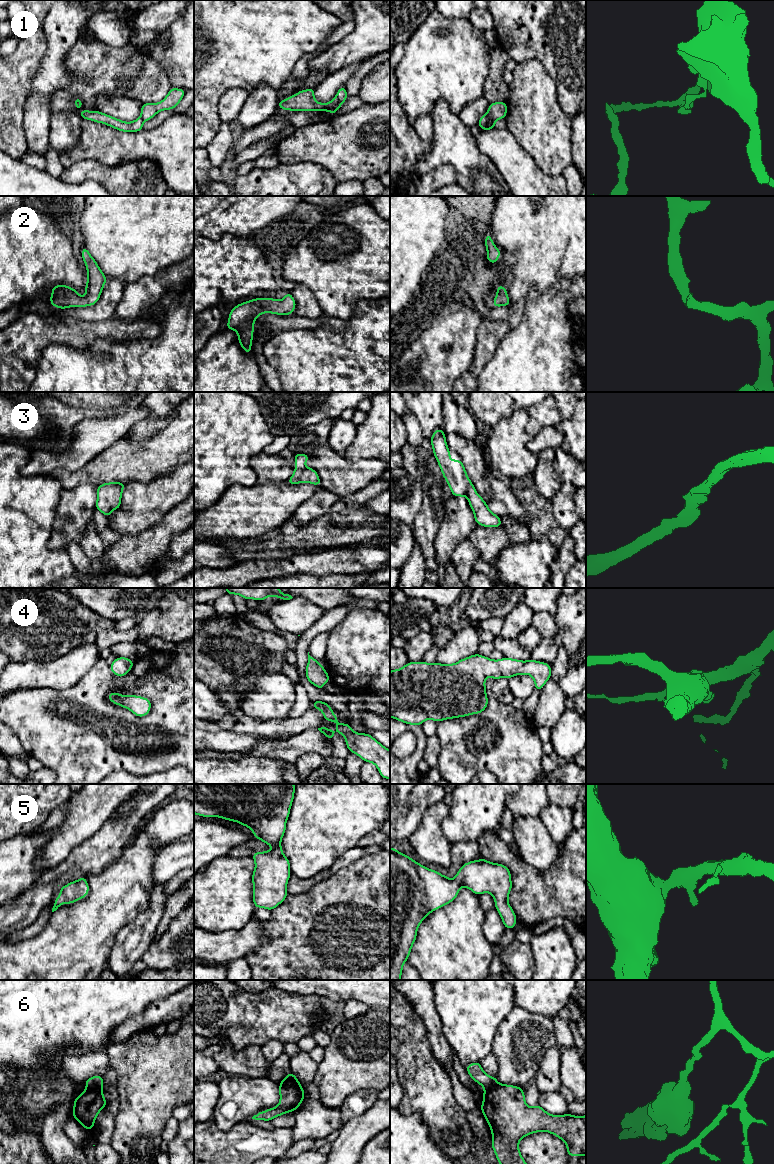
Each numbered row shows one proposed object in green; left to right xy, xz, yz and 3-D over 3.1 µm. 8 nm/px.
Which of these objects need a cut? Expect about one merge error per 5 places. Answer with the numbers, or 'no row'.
1, 6

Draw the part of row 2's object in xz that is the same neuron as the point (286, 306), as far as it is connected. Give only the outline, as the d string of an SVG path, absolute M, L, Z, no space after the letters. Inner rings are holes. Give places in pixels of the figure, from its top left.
M290 292L282 300L273 298L255 298L236 305L229 312L227 329L238 333L238 341L246 352L252 351L254 321L260 314L272 313L277 315L291 315L296 307L296 302Z

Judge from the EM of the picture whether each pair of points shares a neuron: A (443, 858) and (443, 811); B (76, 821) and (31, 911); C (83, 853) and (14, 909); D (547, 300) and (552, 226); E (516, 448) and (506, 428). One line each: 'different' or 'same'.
A: same
B: different
C: same
D: different
E: same

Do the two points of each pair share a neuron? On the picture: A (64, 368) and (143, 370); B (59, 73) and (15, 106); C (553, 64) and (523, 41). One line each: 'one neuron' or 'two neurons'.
A: one neuron
B: two neurons
C: one neuron

